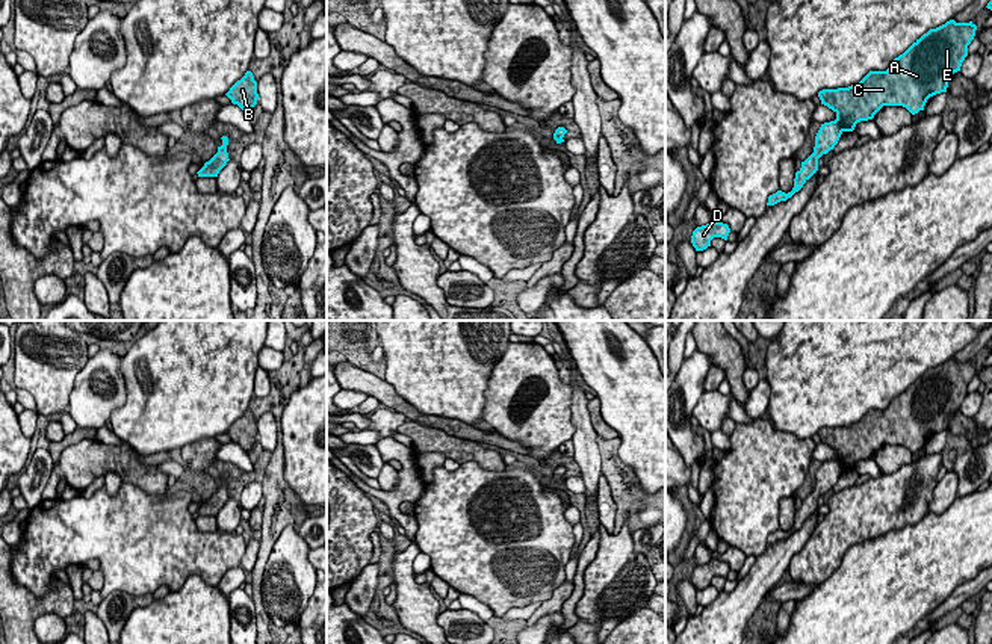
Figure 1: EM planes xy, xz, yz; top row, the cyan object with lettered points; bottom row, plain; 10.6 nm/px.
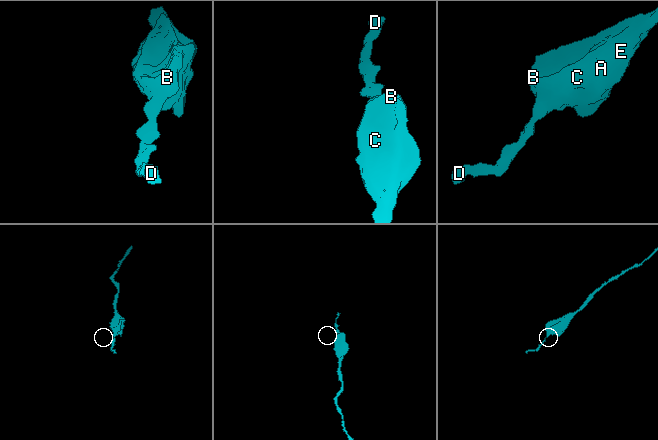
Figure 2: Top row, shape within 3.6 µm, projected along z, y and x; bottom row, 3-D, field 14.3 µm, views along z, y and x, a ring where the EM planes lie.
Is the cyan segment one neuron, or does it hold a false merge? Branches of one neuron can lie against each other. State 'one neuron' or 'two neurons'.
one neuron

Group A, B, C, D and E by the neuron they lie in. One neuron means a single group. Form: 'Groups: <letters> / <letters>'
Groups: A B C D E

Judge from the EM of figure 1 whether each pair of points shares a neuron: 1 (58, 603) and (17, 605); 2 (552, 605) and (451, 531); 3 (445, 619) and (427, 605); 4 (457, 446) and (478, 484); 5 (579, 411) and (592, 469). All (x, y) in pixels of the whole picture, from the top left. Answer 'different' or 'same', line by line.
1: same
2: different
3: different
4: different
5: same

